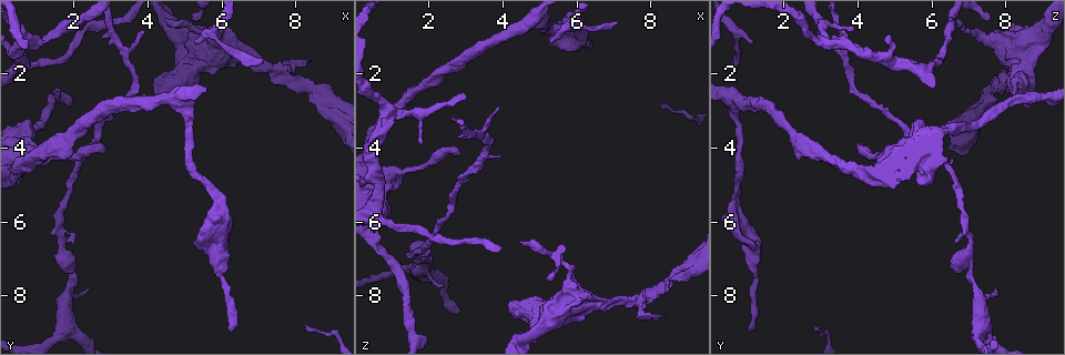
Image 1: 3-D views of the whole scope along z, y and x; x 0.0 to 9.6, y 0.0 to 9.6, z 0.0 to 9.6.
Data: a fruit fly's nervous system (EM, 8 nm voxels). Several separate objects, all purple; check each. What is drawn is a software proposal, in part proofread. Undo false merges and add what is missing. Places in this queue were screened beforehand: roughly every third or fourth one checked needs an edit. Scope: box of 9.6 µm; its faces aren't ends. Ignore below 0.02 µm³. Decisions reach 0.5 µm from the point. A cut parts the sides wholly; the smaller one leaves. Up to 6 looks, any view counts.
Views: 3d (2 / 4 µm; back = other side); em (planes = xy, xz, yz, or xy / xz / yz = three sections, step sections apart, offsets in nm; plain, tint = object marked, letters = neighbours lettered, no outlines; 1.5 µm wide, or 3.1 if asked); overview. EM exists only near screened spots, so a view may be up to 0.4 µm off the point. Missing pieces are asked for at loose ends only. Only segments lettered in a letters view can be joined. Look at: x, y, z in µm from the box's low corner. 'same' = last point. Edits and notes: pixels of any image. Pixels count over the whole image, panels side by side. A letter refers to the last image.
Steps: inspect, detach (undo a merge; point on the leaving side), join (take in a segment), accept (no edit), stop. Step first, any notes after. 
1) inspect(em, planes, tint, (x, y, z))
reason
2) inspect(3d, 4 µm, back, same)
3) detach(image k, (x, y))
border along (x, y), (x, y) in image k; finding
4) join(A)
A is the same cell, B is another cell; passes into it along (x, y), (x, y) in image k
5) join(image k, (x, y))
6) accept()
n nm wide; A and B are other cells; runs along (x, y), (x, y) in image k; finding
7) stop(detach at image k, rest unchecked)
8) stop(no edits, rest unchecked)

inspect(3d, 2 µm, (3.80, 0.90, 2.90))

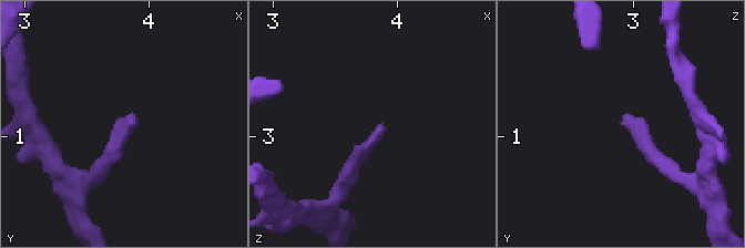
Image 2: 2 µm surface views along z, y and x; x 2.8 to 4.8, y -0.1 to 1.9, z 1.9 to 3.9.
inspect(em, planes, letters, (3.86, 0.86, 2.92))

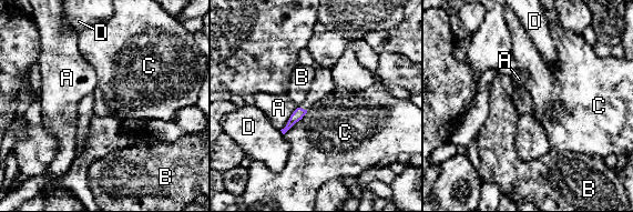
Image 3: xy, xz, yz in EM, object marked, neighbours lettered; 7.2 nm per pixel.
accept()
80 nm wide; A, B, C and D are other cells; border along (297, 108), (281, 130) in image 3; none of them fits

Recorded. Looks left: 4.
inspect(em, xz, step 4, letters, (0.75, 3.20, 5.55))
stops while still wide

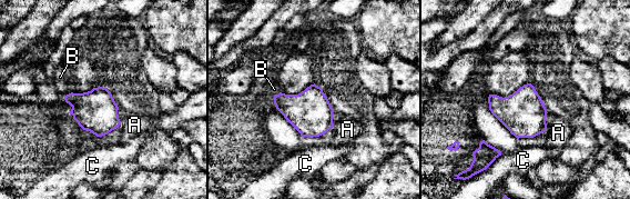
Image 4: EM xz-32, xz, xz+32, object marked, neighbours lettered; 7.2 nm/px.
accept()
A, B and C are other cells; border along (280, 91), (274, 96) in image 4; none of them fits

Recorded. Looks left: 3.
inspect(3d, 2 µm, (1.85, 7.55, 7.15))
narrows sharply

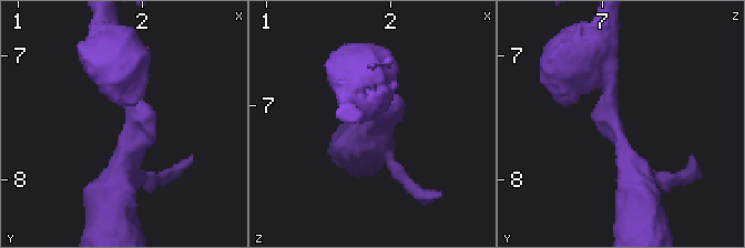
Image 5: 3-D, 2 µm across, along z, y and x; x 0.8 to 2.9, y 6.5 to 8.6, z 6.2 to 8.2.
inspect(em, xz, step 4, tint, (1.90, 7.62, 7.12))
now the EM

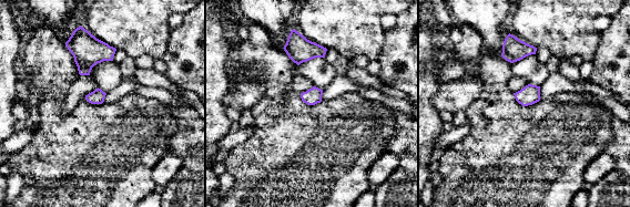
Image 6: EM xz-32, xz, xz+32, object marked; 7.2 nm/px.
inspect(em, planes, letters, same)
cut it another way

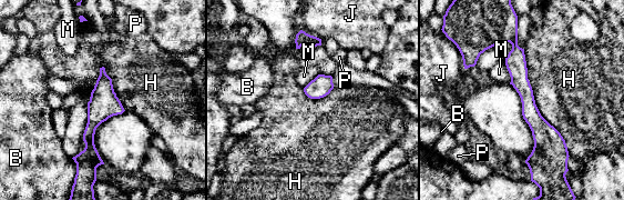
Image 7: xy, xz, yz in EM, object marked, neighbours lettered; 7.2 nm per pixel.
accept()
130 nm wide; H touches over 850 nm; B, H, J, M and P are other cells; one cell here

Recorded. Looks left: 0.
stop(no edits, rest unchecked)

